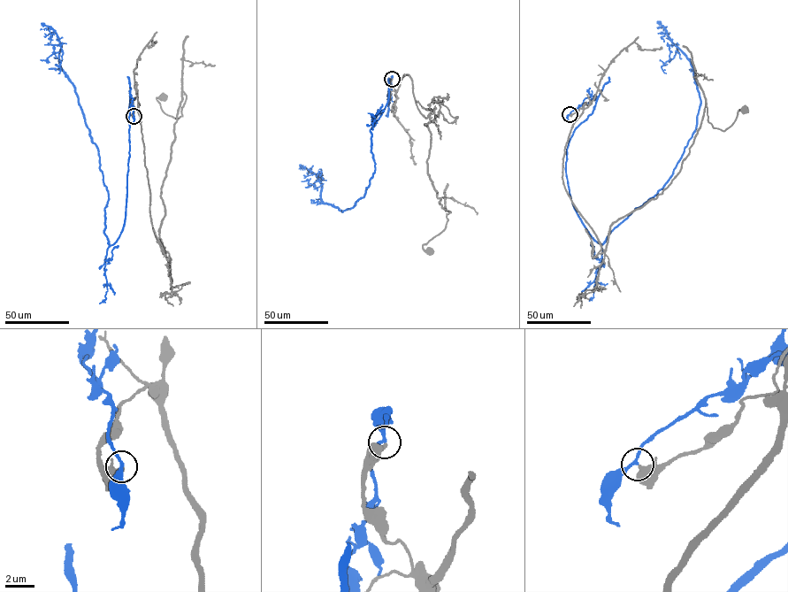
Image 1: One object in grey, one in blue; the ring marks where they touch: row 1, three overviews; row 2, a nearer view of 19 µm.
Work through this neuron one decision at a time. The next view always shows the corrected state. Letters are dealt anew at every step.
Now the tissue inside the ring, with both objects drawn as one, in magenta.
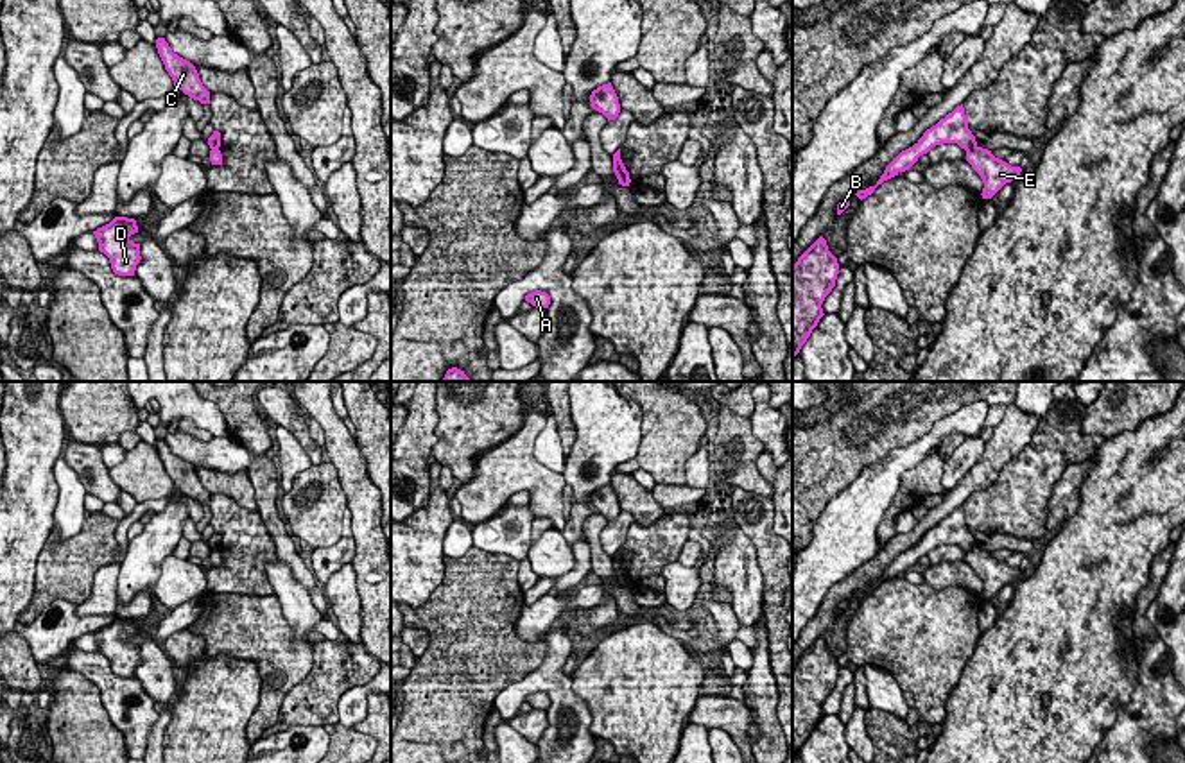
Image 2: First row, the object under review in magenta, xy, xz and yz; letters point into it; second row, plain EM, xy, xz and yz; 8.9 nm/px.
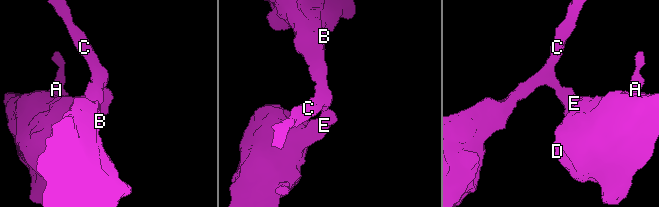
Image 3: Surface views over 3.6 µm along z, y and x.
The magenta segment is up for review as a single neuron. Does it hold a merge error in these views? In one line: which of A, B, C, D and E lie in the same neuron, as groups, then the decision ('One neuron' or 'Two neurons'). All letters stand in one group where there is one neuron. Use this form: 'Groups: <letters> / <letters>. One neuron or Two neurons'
Groups: A D E / B C. Two neurons

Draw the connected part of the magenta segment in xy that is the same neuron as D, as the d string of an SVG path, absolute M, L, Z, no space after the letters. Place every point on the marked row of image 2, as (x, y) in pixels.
M115 217L109 224L93 231L99 251L109 258L111 269L118 276L134 276L140 263L140 244L129 236L138 233L134 219Z

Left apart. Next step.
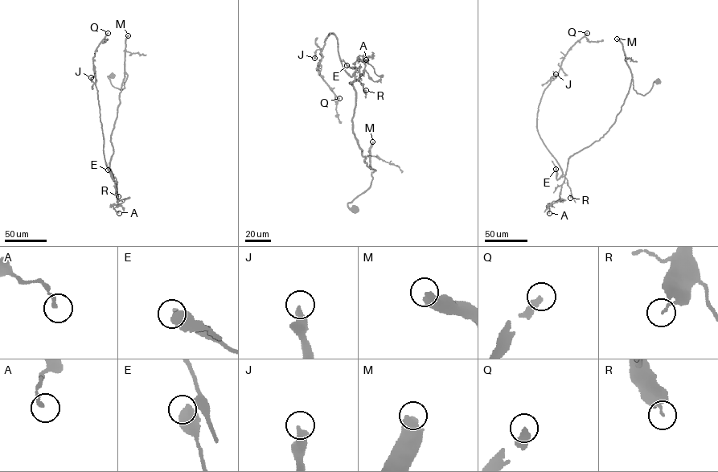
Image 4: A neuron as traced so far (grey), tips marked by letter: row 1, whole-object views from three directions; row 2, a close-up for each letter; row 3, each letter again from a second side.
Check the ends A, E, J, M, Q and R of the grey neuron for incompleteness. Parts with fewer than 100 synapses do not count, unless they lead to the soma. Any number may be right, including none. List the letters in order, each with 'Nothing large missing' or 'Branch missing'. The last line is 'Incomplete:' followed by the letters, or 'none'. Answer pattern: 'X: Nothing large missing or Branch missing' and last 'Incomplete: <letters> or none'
A: Nothing large missing
E: Nothing large missing
J: Nothing large missing
M: Branch missing
Q: Branch missing
R: Nothing large missing
Incomplete: M, Q

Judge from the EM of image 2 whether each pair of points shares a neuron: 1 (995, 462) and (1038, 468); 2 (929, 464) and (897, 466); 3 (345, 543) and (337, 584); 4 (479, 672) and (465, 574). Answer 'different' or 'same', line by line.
1: different
2: different
3: different
4: same

